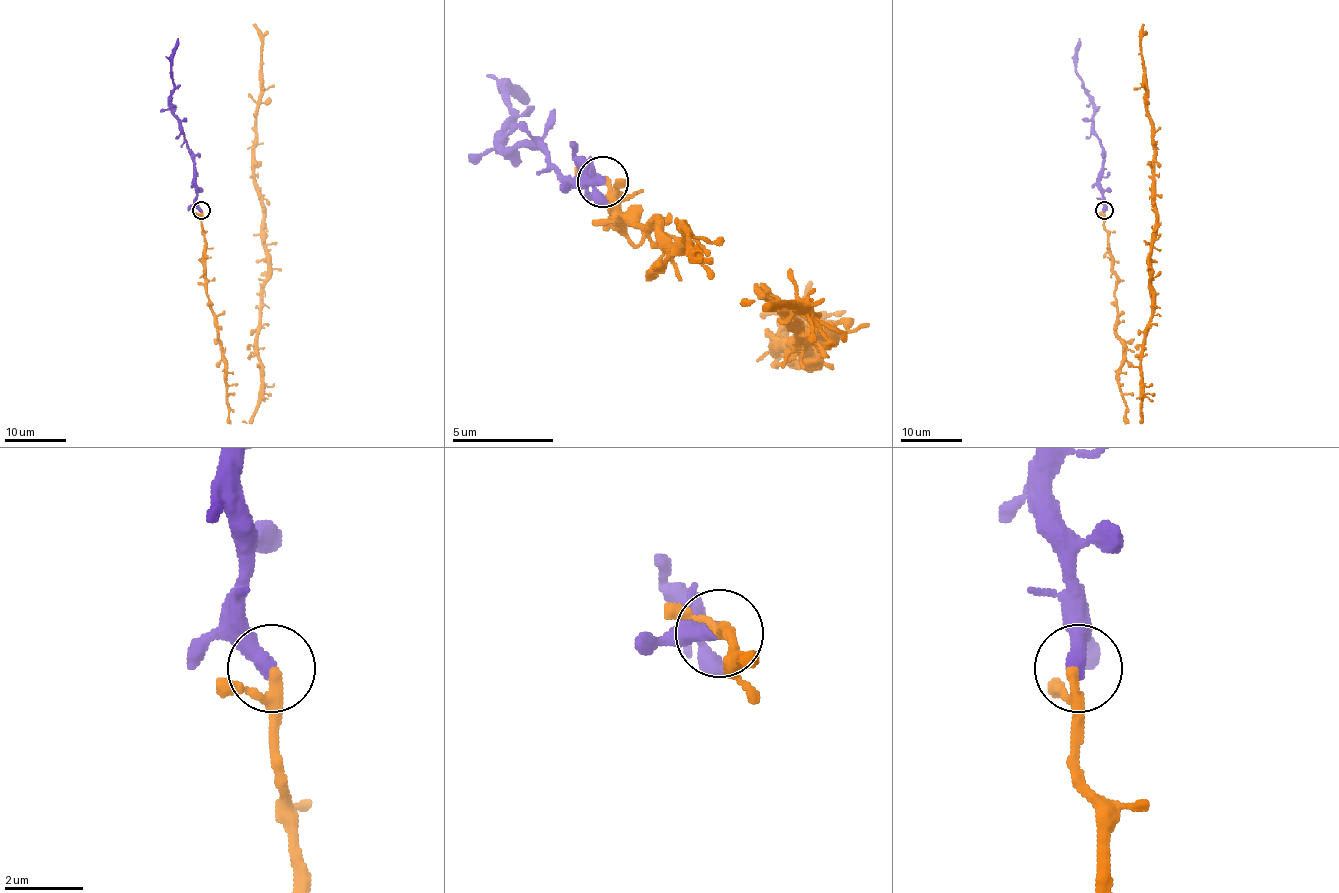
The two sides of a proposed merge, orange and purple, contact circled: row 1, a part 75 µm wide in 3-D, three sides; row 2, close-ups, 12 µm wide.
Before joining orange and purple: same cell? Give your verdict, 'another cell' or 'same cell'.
same cell

